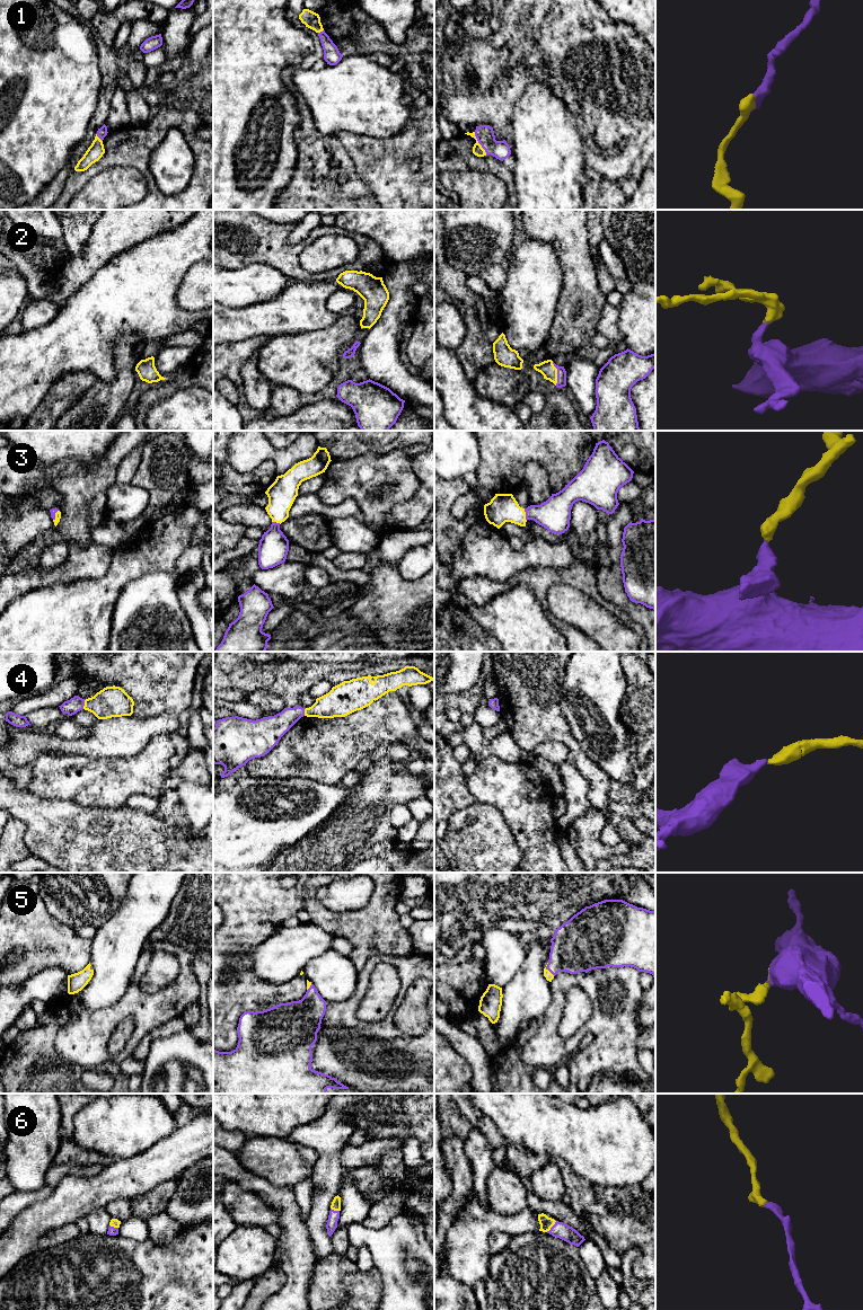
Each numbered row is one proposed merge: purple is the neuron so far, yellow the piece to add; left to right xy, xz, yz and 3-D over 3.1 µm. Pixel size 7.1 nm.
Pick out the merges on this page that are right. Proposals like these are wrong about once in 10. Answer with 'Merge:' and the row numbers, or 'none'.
Merge: 1, 2, 3, 4, 5, 6

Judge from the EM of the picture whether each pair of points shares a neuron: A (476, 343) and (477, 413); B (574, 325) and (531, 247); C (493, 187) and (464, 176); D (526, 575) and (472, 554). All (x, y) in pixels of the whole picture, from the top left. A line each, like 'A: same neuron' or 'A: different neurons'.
A: different neurons
B: different neurons
C: same neuron
D: different neurons

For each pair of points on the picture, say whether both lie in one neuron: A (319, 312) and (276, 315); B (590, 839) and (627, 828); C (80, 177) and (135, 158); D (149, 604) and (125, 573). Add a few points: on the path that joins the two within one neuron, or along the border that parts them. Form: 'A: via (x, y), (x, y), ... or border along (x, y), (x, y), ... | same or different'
A: via (309, 312), (287, 313) | same
B: border along (632, 844), (626, 852), (604, 858) | different
C: via (94, 169), (111, 158), (122, 158) | same
D: border along (156, 571), (131, 580), (115, 602) | different

